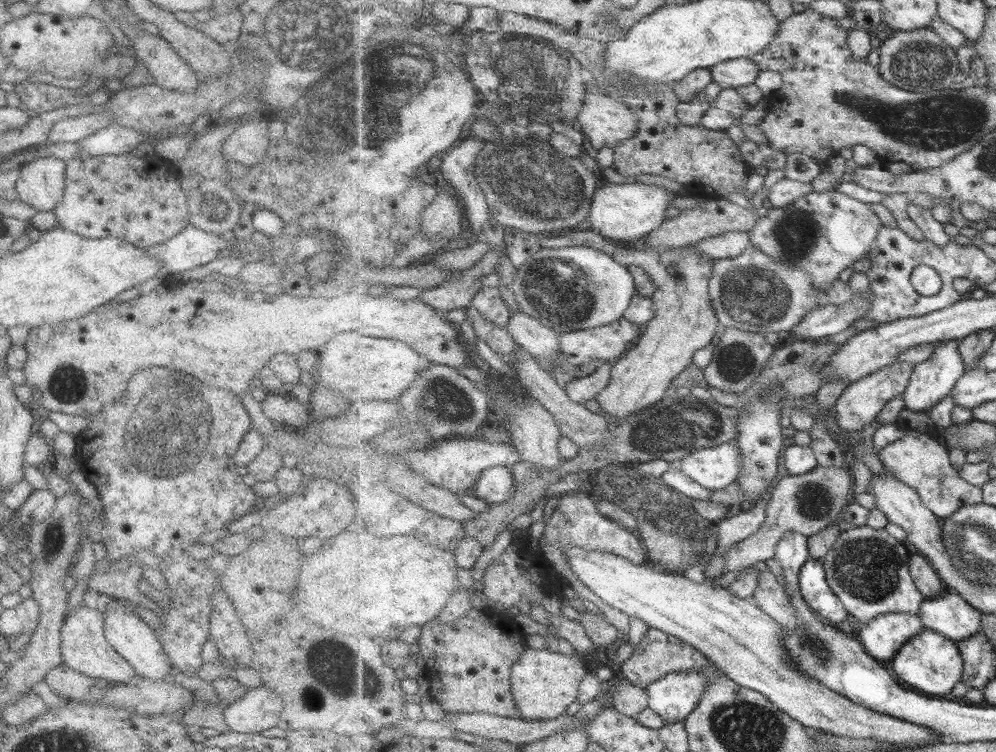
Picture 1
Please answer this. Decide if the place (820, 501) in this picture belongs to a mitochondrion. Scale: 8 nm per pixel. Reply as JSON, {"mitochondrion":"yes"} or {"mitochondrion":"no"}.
{"mitochondrion":"yes"}

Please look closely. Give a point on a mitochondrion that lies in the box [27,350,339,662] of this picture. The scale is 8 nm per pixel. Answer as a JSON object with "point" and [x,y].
{"point":[164,451]}

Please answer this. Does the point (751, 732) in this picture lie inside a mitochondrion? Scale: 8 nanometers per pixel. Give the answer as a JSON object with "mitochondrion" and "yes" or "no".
{"mitochondrion":"yes"}

